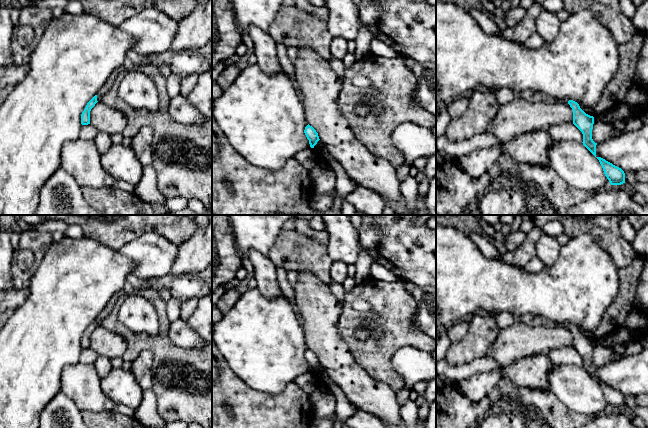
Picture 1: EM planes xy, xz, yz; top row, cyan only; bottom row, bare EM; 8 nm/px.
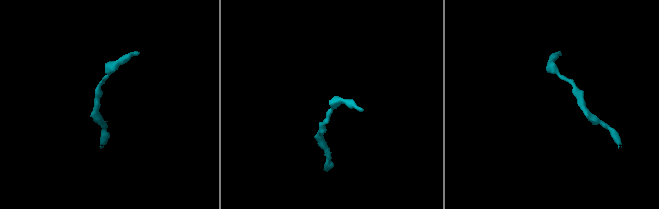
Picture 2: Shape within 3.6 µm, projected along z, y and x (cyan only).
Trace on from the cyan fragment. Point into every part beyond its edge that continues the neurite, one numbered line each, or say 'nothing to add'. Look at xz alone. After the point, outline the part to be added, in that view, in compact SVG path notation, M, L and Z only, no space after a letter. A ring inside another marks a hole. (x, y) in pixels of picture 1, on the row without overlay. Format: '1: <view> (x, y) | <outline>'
nothing to add

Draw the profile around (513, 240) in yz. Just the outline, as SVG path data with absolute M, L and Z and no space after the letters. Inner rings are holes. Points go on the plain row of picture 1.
M521 230L516 232L510 232L505 239L505 247L507 252L513 252L522 244L525 239L526 234Z

